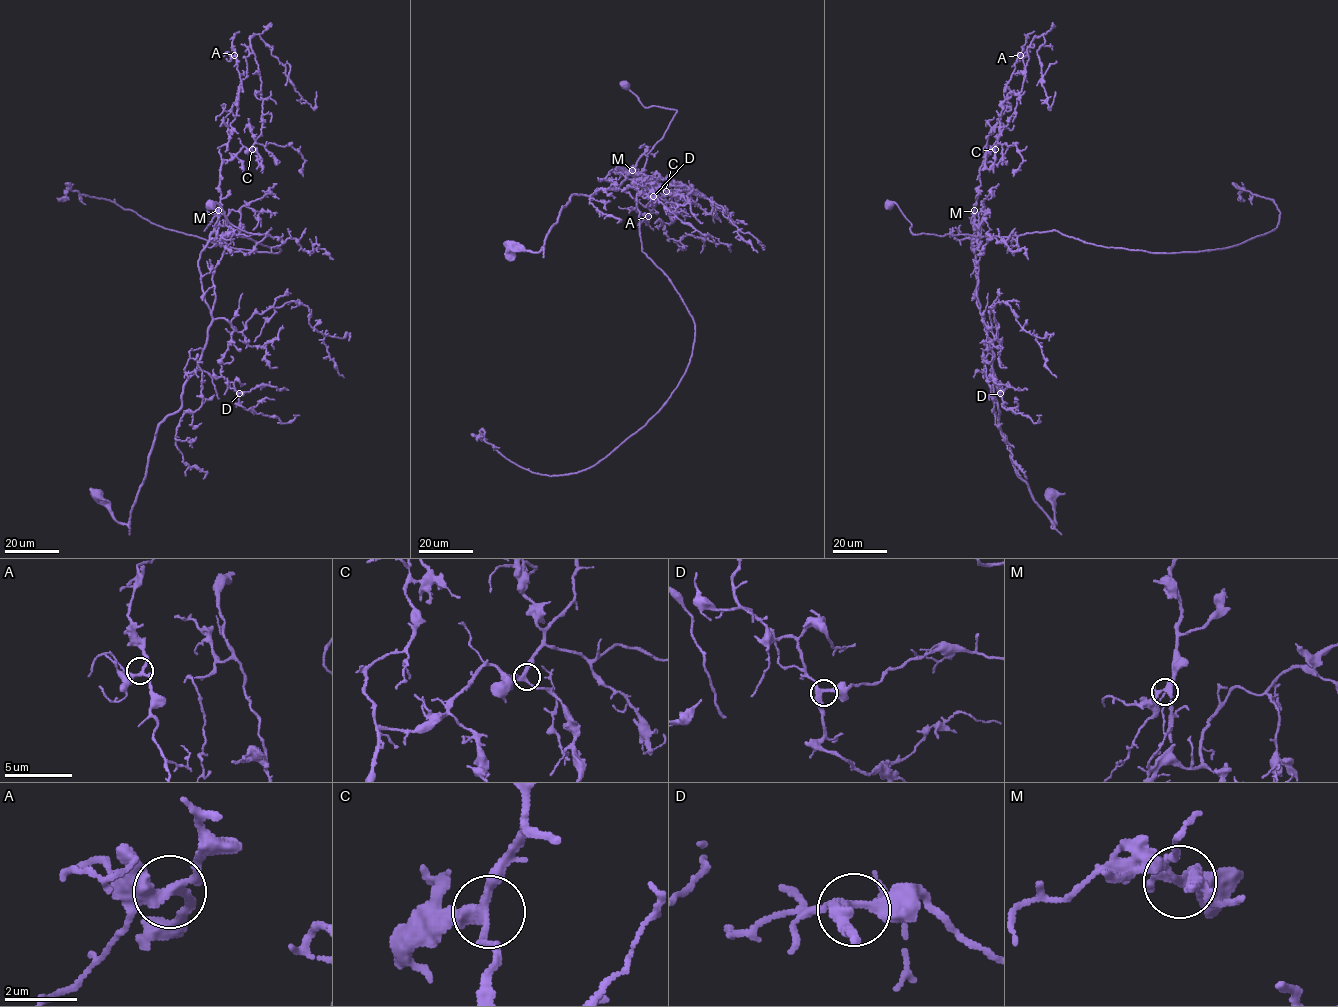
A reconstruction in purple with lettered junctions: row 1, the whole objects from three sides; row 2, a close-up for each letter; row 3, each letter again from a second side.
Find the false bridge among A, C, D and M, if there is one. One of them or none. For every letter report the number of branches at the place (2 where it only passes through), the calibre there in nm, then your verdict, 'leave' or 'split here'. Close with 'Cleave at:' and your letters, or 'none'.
A: 3 | 240 nm | leave
C: 3 | 240 nm | leave
D: 3 | 280 nm | leave
M: 3 | 240 nm | split here
Cleave at: M

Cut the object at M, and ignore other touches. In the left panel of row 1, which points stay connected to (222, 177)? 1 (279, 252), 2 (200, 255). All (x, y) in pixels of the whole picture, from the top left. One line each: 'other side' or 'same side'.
1: other side
2: same side

